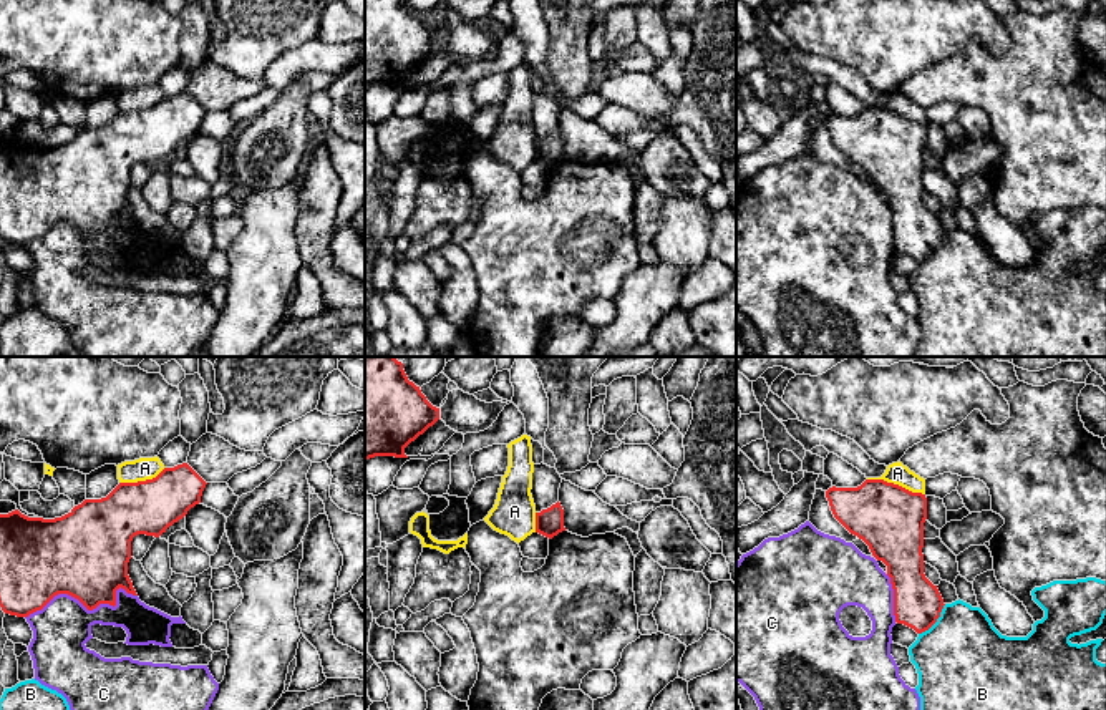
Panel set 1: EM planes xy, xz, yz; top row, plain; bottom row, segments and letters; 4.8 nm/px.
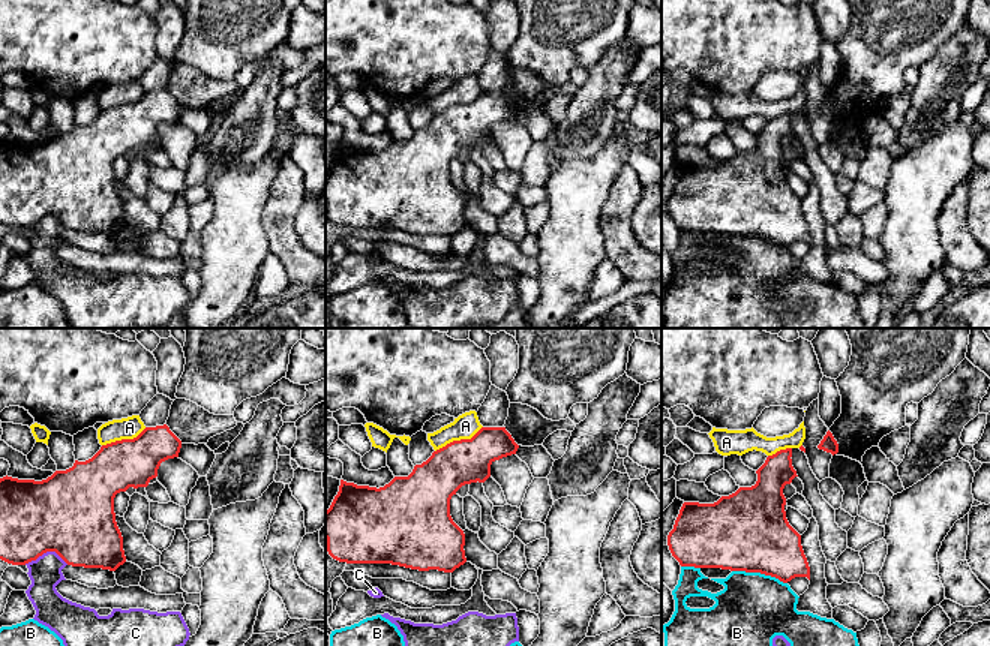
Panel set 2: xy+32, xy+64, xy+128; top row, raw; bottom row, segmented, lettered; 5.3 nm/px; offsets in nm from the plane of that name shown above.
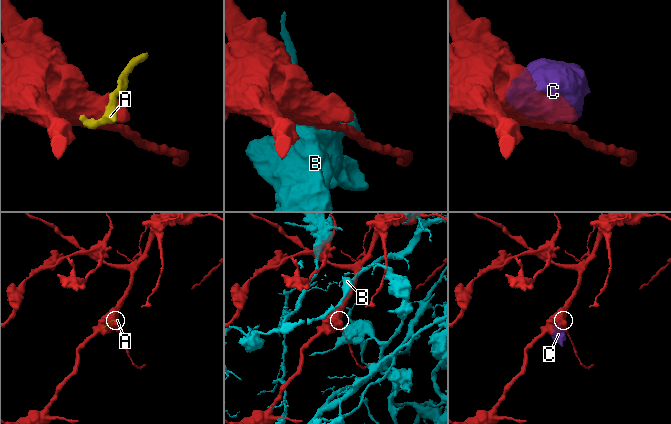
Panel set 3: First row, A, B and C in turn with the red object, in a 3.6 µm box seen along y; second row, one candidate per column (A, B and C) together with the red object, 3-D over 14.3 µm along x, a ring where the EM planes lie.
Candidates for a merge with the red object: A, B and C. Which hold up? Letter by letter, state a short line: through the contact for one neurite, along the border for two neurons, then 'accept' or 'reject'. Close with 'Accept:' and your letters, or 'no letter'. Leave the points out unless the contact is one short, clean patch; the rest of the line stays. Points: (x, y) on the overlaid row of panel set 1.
A: yz (868, 478), (882, 478), (924, 495) | reject
B: reject
C: reject
Accept: no letter

